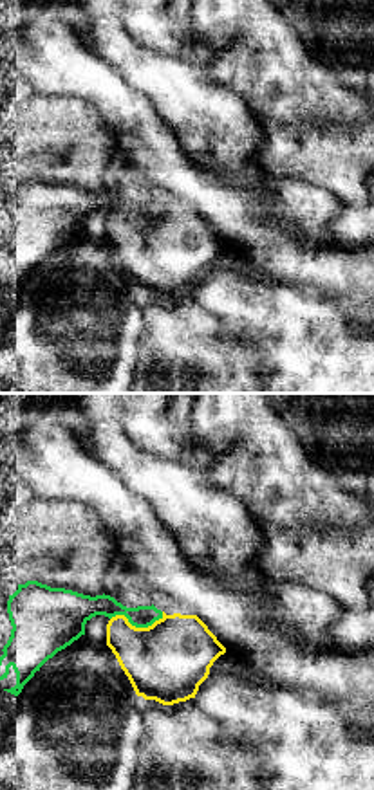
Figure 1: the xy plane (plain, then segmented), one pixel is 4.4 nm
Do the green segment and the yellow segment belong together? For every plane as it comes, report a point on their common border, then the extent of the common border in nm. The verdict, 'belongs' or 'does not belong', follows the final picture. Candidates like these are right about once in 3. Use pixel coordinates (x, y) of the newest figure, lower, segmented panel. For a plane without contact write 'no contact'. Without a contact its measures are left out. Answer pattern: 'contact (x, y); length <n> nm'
contact (138, 626); length 240 nm

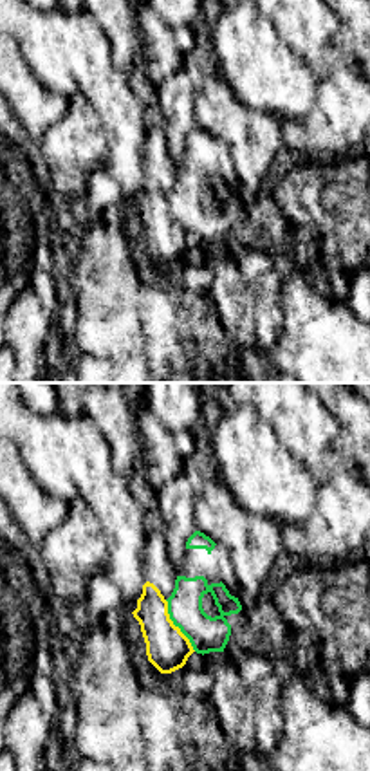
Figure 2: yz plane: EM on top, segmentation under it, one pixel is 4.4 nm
contact (175, 625); length 280 nm

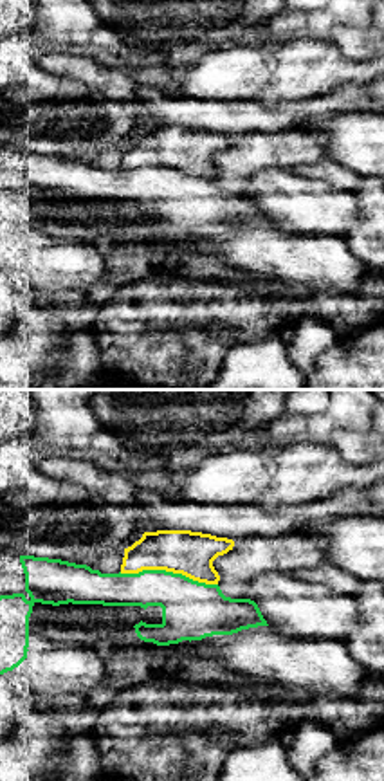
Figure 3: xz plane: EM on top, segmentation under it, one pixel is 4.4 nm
contact (168, 572); length 440 nm

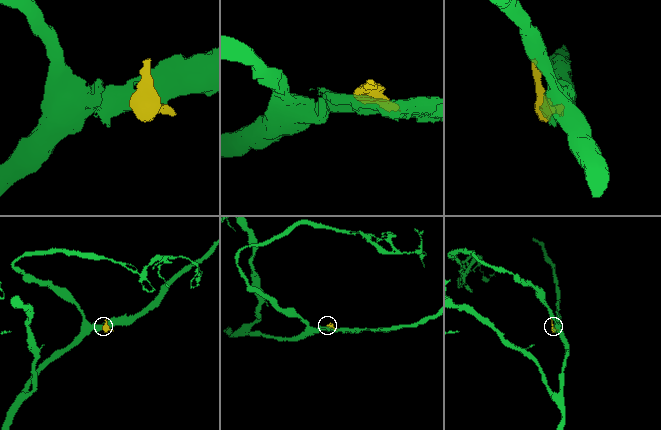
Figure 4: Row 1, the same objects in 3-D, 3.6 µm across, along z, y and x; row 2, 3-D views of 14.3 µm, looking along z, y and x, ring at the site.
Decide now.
does not belong

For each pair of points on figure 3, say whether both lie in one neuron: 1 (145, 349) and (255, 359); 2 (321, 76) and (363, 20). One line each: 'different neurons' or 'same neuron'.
1: different neurons
2: different neurons

